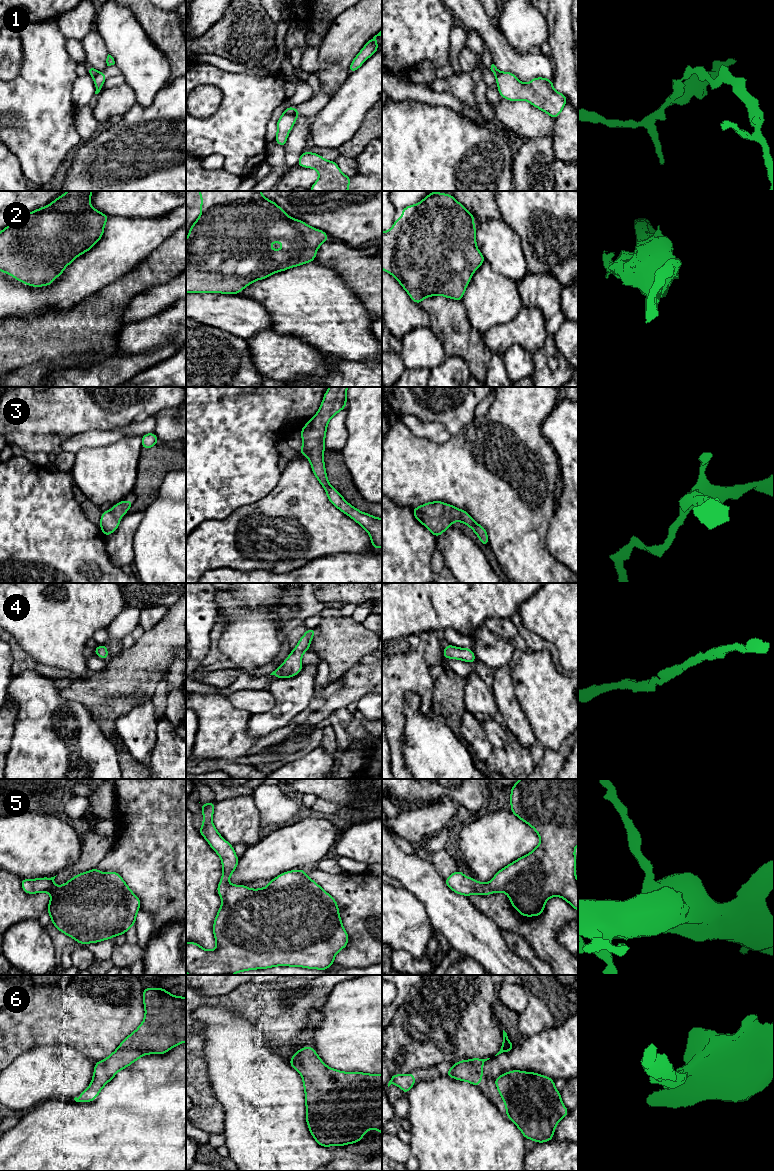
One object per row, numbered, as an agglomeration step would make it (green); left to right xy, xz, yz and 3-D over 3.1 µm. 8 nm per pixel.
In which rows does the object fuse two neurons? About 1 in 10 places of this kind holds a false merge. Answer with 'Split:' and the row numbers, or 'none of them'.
Split: 1

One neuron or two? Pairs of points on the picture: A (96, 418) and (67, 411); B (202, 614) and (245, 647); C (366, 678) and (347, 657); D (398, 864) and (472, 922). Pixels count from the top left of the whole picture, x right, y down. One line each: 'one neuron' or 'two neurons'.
A: one neuron
B: two neurons
C: two neurons
D: one neuron

